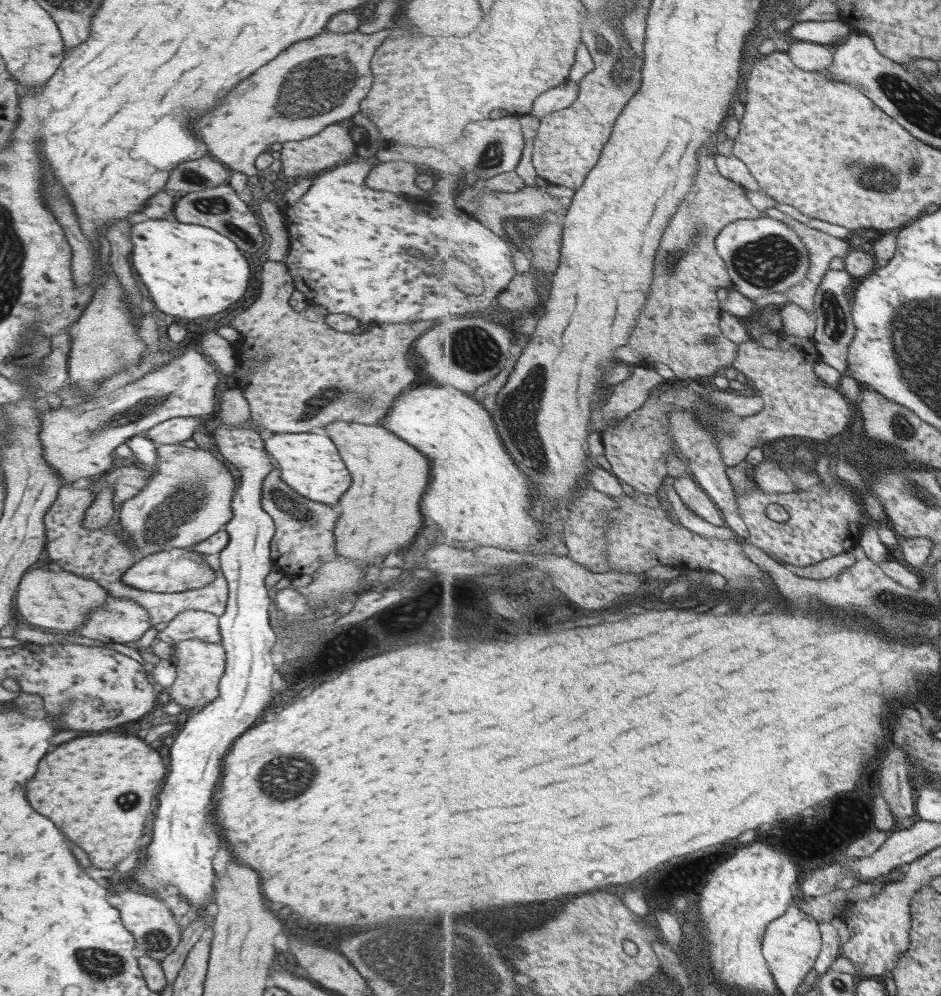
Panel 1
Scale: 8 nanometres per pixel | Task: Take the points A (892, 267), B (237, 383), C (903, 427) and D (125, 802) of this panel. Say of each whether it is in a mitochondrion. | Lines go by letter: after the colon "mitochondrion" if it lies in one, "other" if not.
A: other
B: other
C: mitochondrion
D: mitochondrion

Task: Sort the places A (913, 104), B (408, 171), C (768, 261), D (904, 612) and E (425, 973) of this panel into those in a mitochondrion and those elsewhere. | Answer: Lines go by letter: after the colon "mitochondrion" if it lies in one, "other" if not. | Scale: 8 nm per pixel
A: mitochondrion
B: other
C: mitochondrion
D: mitochondrion
E: mitochondrion

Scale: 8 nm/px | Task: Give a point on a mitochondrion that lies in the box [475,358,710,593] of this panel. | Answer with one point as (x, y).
(523, 402)

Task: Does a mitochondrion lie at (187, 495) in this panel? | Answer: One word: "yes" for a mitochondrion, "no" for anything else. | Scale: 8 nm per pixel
yes

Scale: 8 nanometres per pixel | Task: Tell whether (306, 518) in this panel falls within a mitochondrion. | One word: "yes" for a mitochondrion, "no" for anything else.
yes

